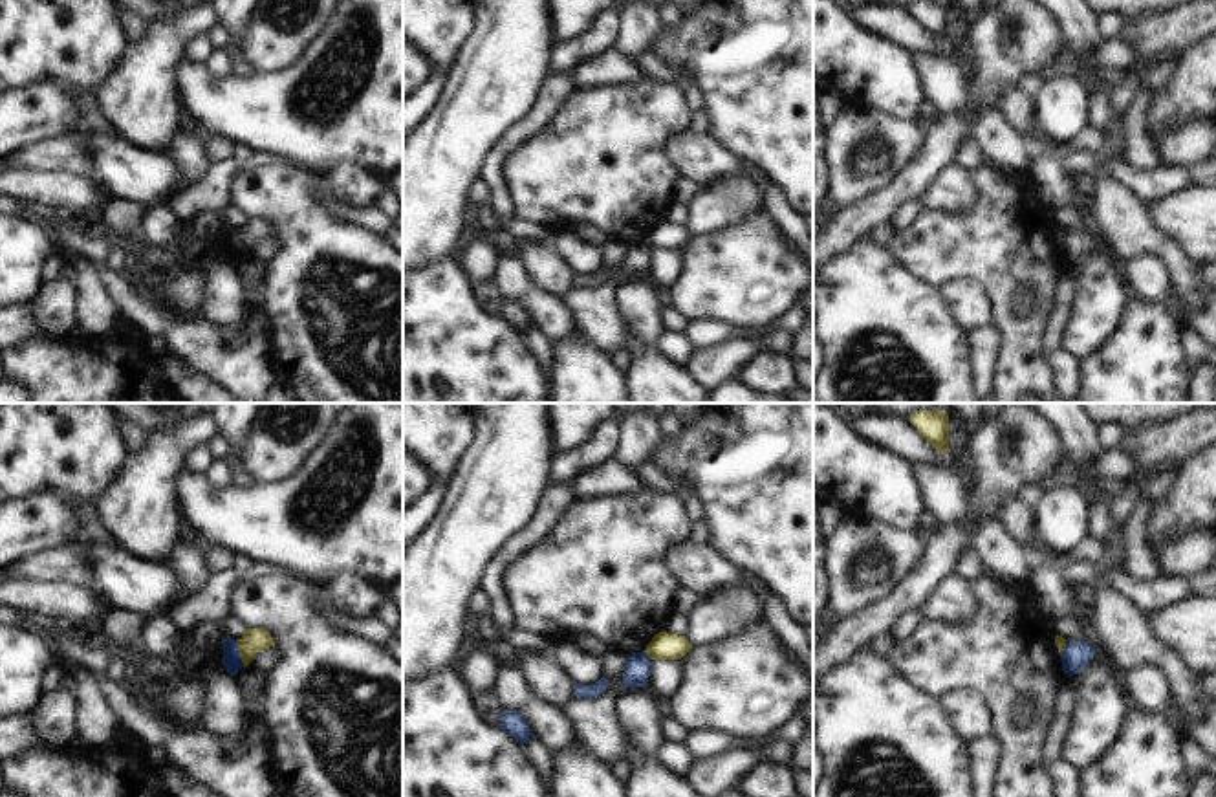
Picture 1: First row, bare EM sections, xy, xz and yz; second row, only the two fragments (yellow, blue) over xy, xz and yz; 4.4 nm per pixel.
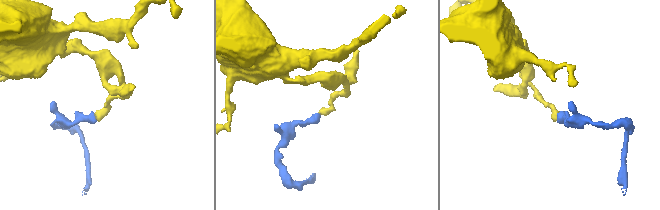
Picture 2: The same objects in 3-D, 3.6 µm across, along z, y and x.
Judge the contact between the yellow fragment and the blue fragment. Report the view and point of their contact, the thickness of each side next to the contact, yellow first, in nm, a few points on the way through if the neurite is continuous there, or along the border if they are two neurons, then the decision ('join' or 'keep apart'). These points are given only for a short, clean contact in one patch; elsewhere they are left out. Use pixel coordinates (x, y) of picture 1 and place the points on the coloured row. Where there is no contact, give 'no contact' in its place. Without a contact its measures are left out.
meets yellow in xy at (240, 655); 110 nm thick on the yellow side, 80 nm on the other; border along xy (235, 642), (244, 665); keep apart

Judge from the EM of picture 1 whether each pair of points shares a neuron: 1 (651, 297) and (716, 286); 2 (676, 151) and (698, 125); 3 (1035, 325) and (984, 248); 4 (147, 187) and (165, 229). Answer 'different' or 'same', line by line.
1: different
2: different
3: same
4: different

